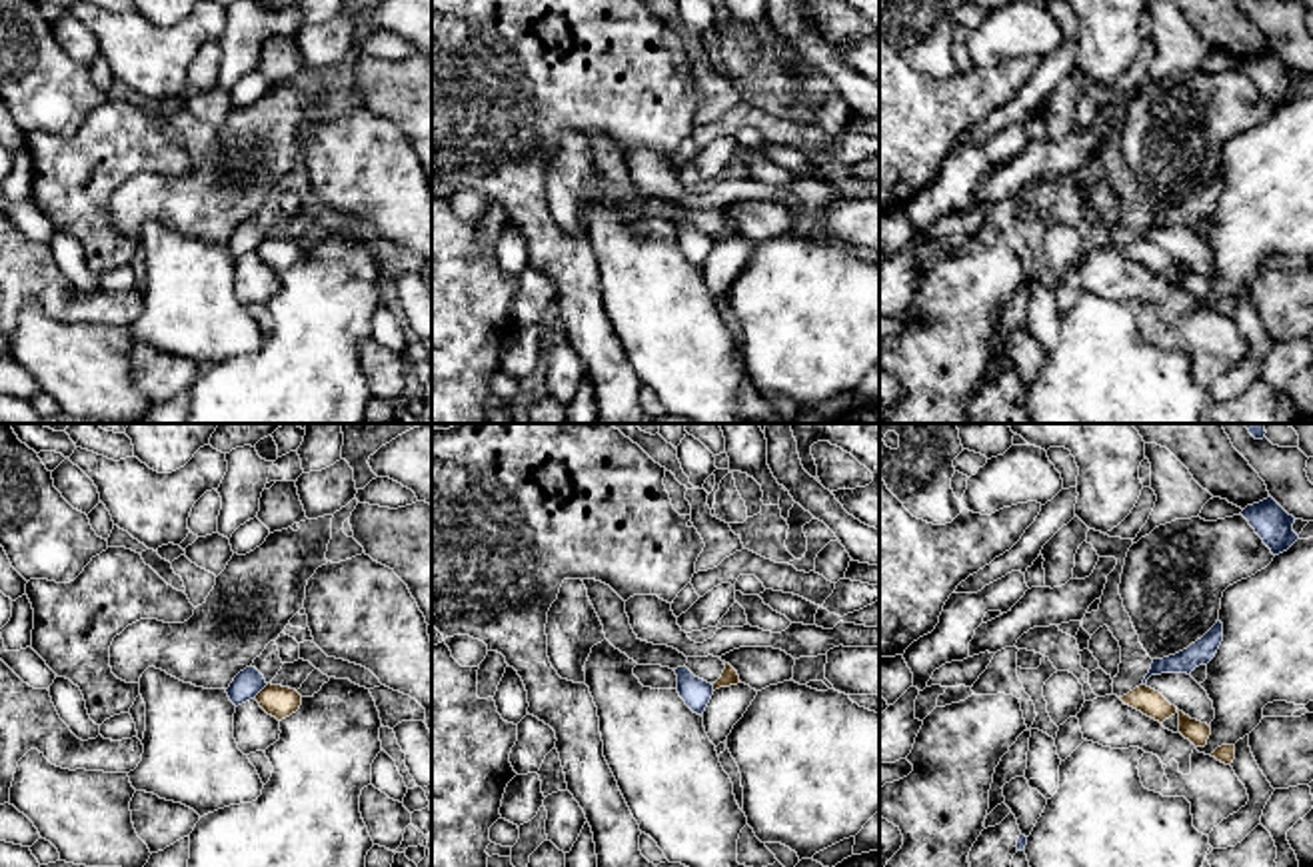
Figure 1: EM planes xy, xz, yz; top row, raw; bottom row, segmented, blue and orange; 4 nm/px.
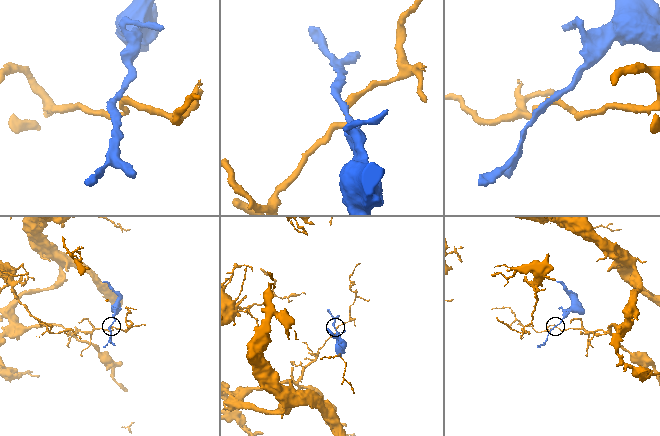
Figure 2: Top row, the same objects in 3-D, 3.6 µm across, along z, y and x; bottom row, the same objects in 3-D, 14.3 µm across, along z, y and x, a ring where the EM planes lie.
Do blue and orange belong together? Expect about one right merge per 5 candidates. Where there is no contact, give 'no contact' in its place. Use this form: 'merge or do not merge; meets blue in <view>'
do not merge; meets blue in xy

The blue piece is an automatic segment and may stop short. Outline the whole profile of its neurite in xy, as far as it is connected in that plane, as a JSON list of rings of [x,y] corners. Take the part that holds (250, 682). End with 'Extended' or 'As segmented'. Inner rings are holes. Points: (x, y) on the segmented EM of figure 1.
[[[246,667],[240,671],[230,687],[226,689],[230,701],[238,707],[250,699],[256,699],[256,695],[266,687],[264,675],[256,667]]]. As segmented

